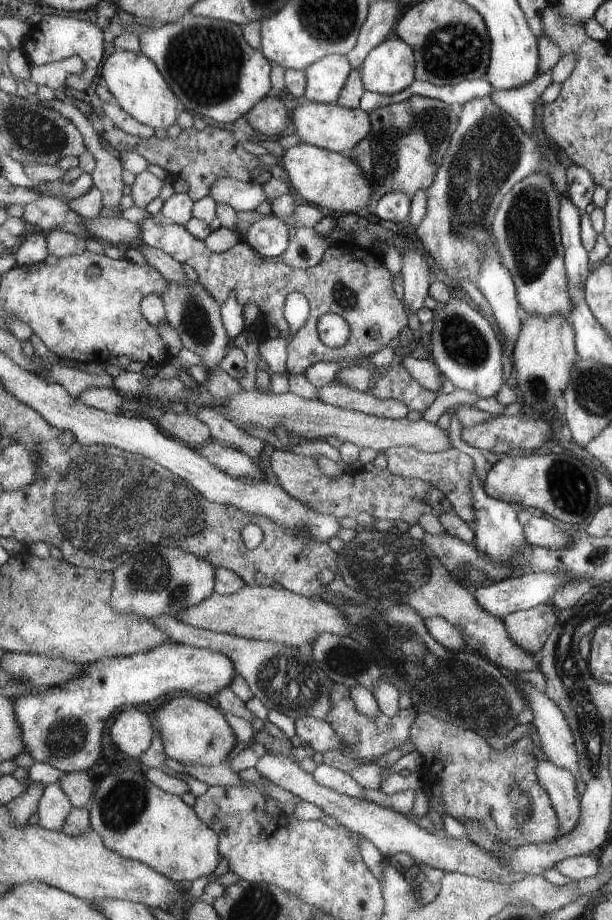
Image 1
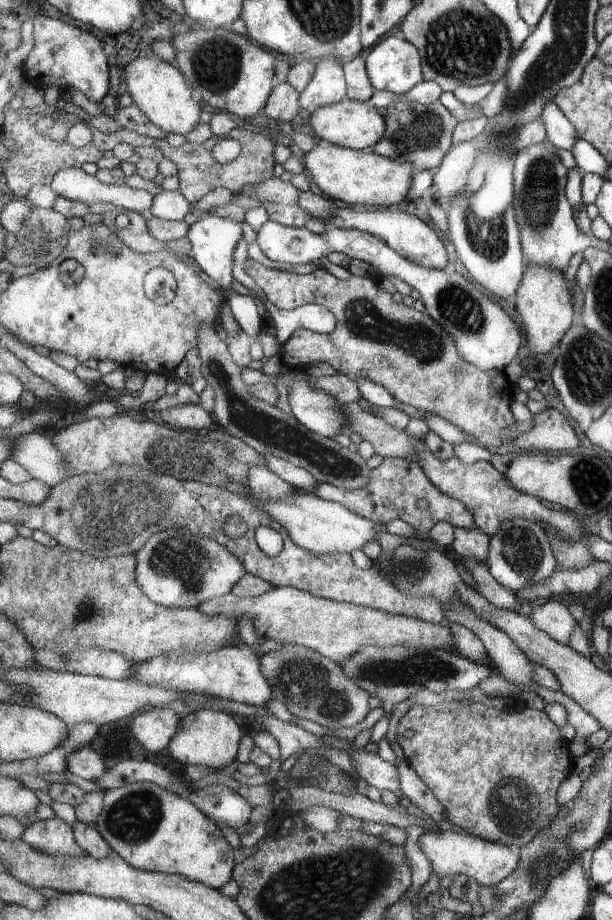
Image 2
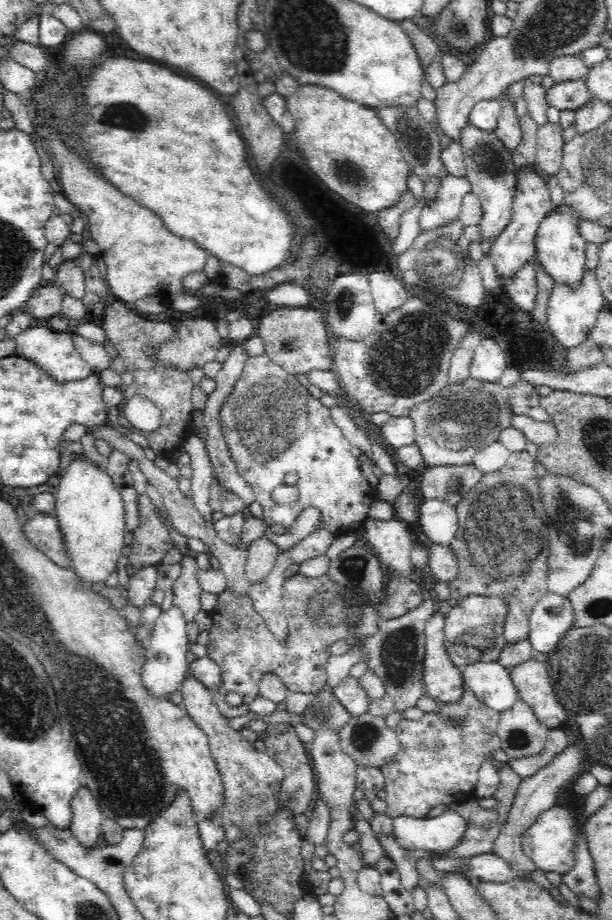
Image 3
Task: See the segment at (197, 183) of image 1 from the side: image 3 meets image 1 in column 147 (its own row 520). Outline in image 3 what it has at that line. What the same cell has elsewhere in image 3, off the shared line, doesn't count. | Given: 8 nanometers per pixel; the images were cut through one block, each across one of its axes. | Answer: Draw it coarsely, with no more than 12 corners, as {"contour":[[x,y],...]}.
{"contour":[[138,463],[130,471],[138,495],[138,526],[129,562],[137,569],[160,563],[174,547],[147,494]]}

